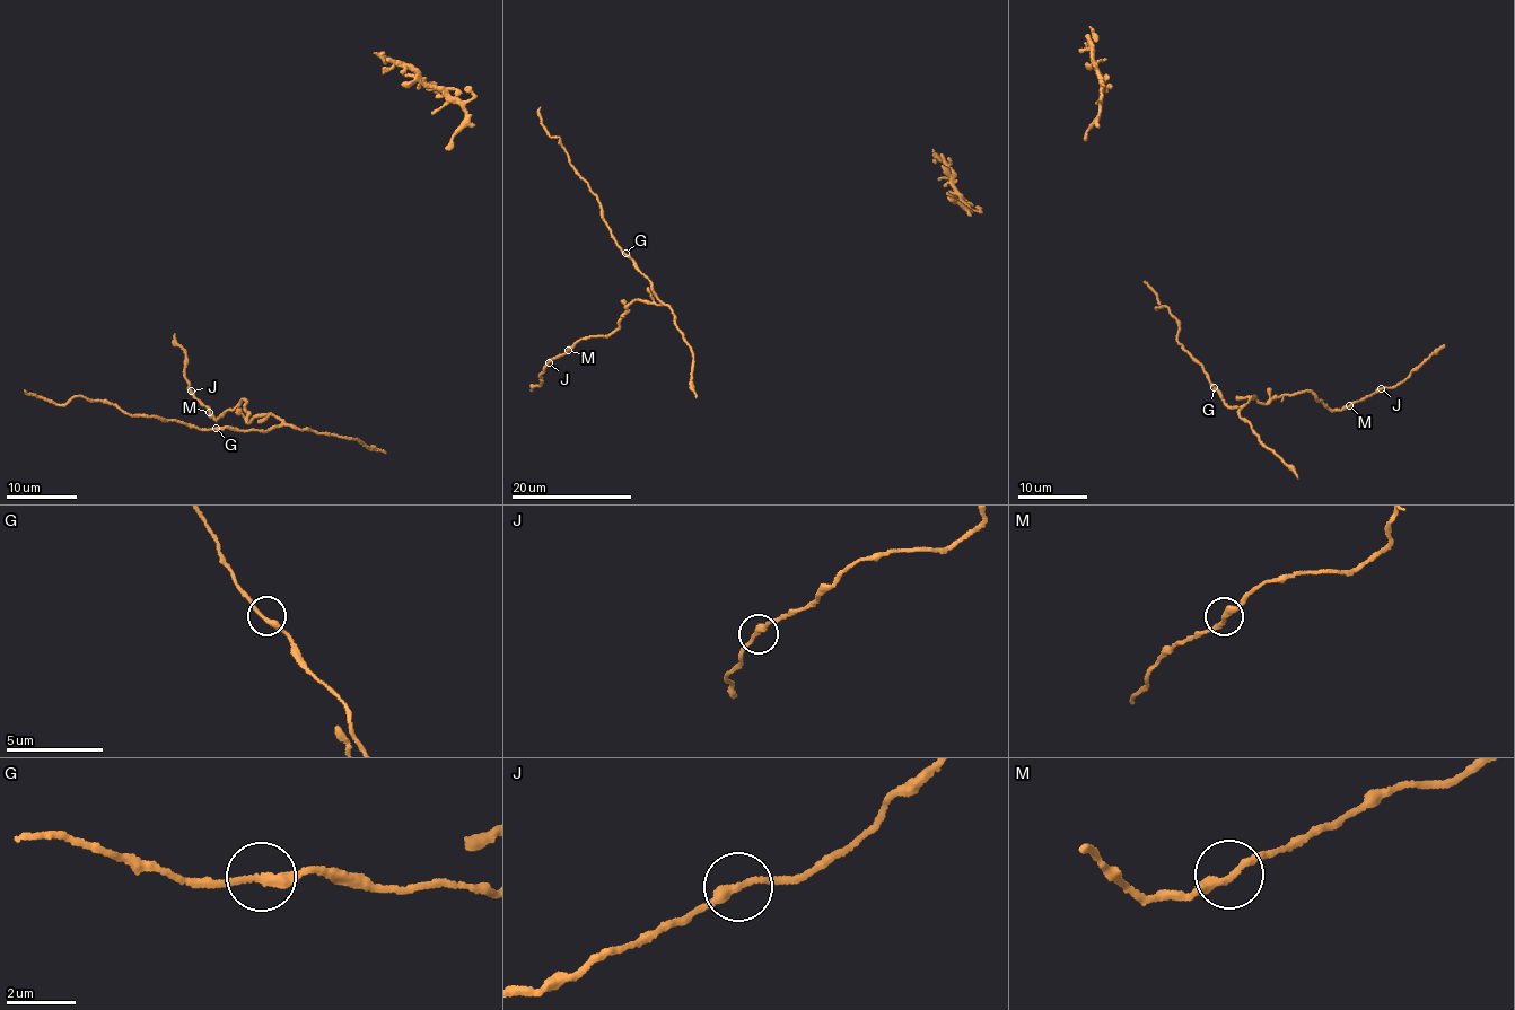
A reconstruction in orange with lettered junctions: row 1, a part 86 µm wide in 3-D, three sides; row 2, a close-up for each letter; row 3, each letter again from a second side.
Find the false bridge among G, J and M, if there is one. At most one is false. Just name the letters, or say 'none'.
none

